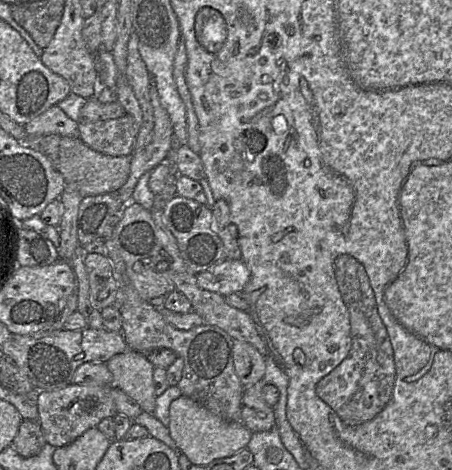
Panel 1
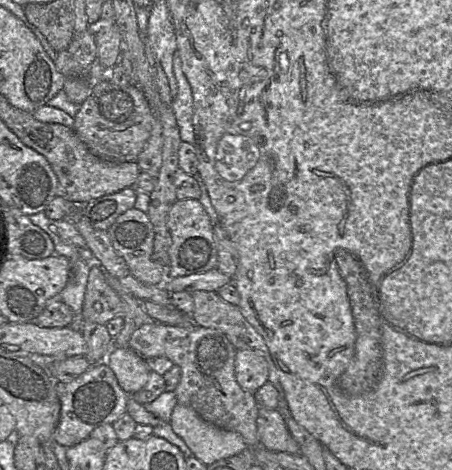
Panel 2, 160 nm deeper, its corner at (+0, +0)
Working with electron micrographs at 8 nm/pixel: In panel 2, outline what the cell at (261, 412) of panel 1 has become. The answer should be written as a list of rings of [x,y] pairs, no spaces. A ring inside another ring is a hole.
[[[259,407],[256,426],[261,447],[269,451],[299,454],[299,446],[278,410]]]

